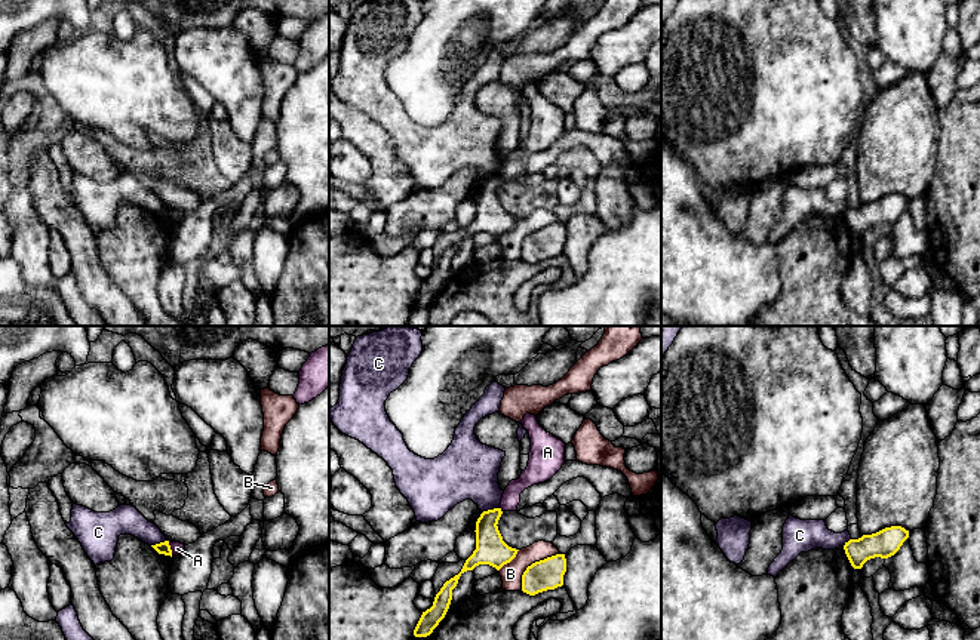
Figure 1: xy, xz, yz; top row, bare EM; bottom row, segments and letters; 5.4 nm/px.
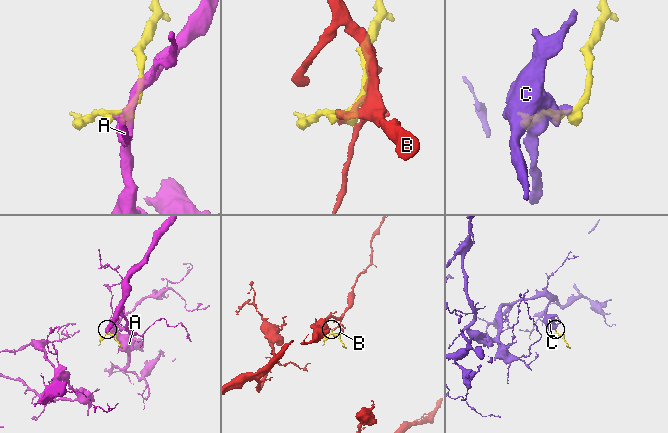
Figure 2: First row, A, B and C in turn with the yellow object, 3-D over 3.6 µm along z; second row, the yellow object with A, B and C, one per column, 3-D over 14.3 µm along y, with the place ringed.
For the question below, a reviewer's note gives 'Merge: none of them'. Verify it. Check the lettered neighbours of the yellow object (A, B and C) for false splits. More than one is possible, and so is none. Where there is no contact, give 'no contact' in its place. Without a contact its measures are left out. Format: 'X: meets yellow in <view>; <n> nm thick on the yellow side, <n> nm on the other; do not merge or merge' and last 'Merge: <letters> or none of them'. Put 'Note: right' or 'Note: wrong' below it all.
A: meets yellow in xy; 60 nm thick on the yellow side, 70 nm on the other; do not merge
B: meets yellow in xz; 170 nm thick on the yellow side, 120 nm on the other; do not merge
C: meets yellow in xz; 160 nm thick on the yellow side, 320 nm on the other; do not merge
Merge: none of them
Note: right

